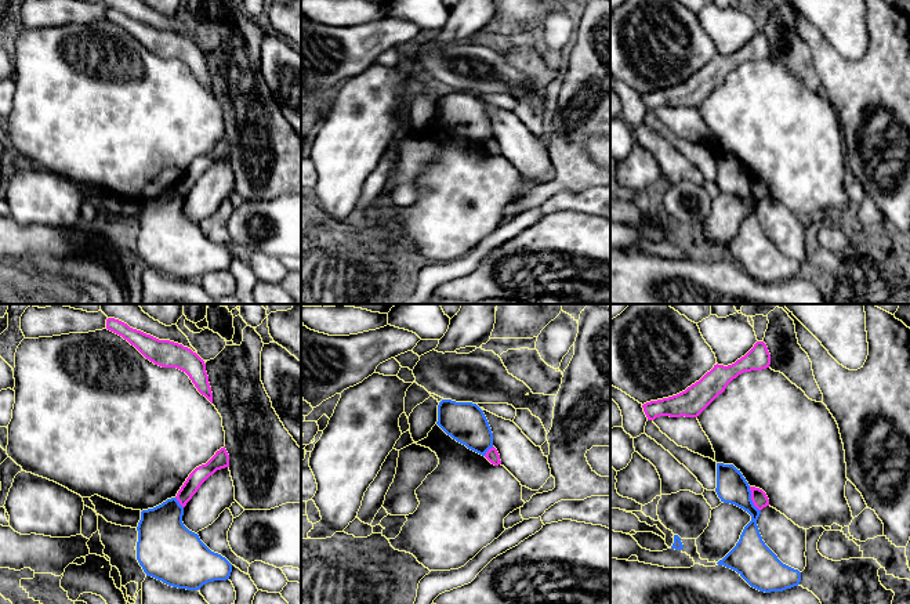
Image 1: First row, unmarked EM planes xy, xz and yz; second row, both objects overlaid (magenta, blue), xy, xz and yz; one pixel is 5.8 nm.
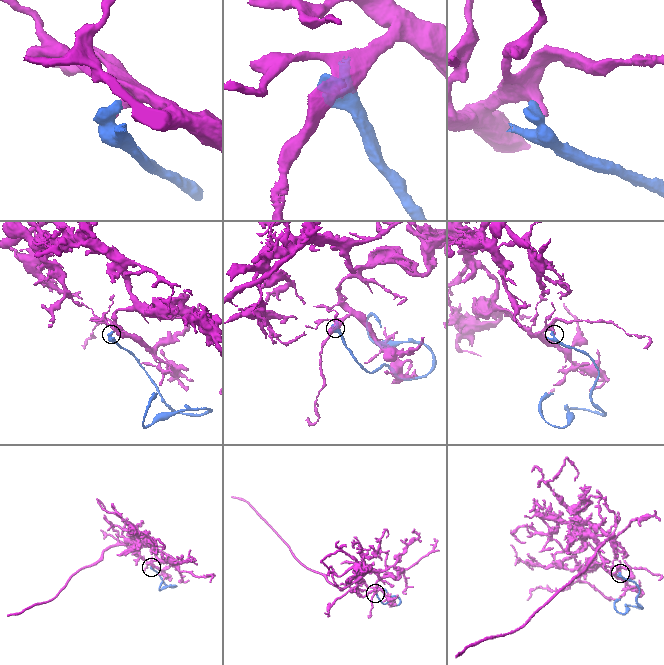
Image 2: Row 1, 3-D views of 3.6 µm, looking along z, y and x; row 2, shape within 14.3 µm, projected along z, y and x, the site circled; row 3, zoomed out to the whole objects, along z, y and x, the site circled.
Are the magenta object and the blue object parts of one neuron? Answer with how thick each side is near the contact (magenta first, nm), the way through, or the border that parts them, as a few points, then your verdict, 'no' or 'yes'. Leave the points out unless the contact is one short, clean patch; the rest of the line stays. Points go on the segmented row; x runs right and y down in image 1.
90 nm thick on the magenta side, 180 nm on the other; border along yz (749, 487), (751, 502), (760, 510); no

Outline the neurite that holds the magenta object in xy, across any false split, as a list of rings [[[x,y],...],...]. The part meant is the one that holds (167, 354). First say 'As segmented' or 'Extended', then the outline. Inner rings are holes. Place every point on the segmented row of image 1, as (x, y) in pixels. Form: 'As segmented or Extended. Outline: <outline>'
As segmented. Outline: [[[115,318],[106,319],[106,329],[122,336],[155,365],[185,372],[197,391],[213,404],[206,364],[191,348],[170,340],[159,340]]]

